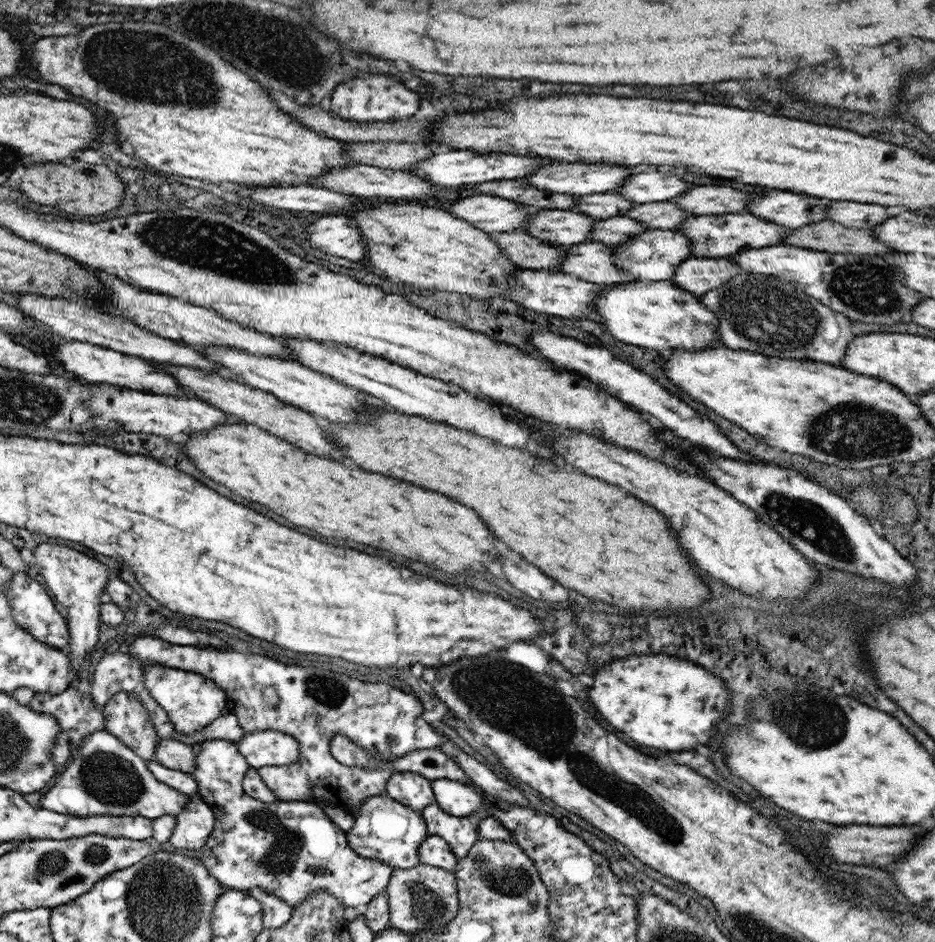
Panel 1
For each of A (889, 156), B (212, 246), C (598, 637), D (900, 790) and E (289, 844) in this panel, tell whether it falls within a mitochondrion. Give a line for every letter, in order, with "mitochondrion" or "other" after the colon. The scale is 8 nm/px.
A: other
B: mitochondrion
C: mitochondrion
D: other
E: mitochondrion

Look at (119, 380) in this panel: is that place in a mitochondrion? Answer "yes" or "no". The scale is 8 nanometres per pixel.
no

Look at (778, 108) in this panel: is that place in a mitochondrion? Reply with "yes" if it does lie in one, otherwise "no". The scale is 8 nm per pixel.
no

